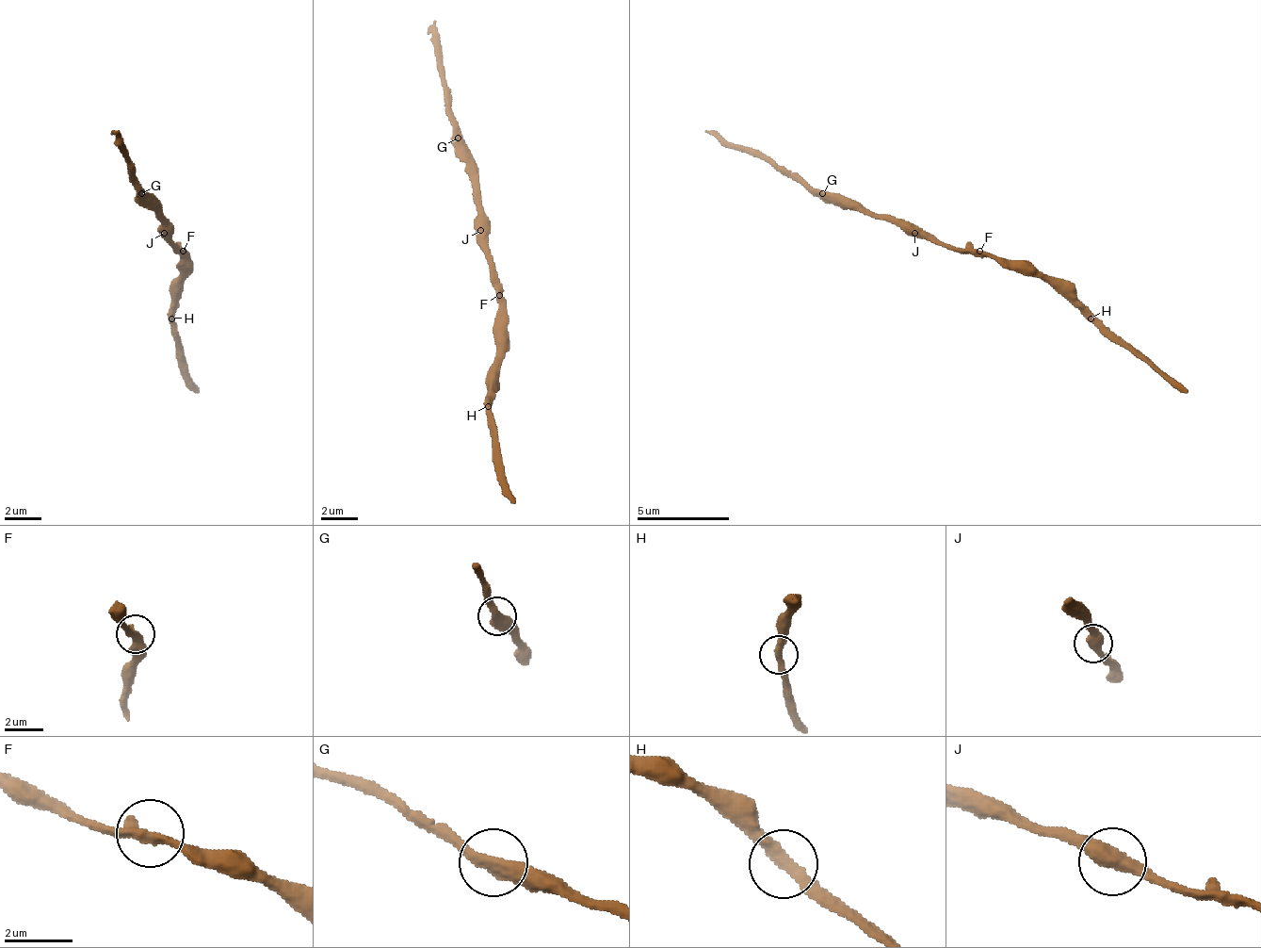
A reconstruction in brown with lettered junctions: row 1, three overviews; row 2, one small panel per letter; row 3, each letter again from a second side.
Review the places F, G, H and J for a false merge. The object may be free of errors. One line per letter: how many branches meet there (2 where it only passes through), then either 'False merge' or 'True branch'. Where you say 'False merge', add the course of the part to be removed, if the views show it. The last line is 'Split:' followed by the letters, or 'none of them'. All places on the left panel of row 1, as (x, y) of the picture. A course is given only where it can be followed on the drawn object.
F: Branches: 2. True branch
G: Branches: 2. True branch
H: Branches: 2. True branch
J: Branches: 2. True branch
Split: none of them

